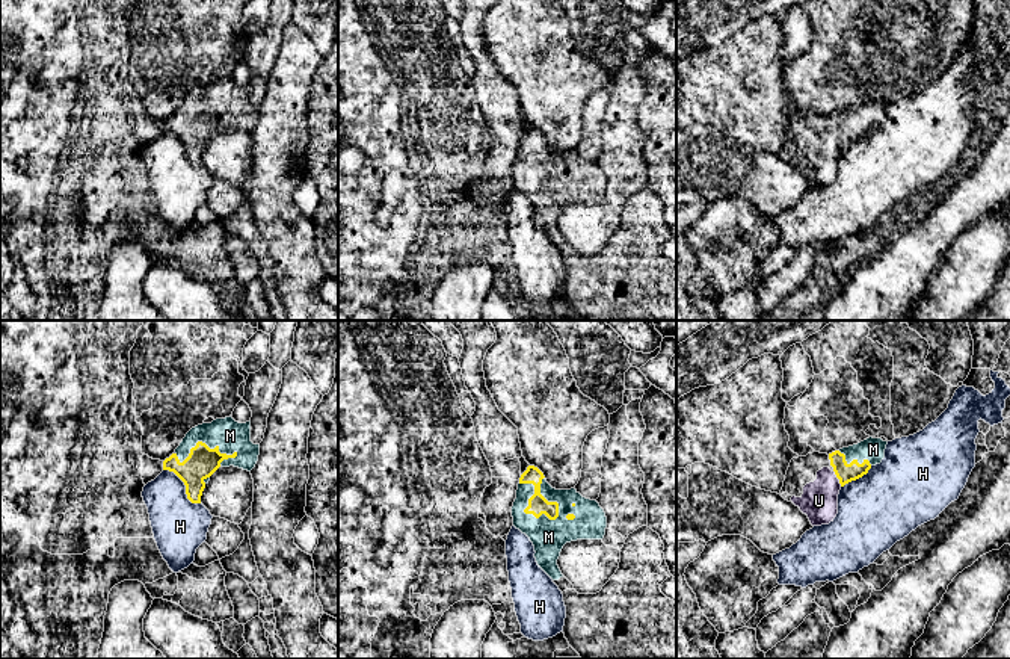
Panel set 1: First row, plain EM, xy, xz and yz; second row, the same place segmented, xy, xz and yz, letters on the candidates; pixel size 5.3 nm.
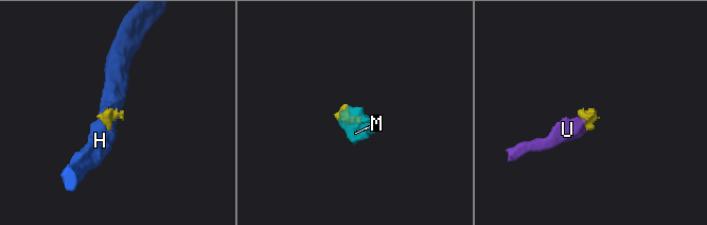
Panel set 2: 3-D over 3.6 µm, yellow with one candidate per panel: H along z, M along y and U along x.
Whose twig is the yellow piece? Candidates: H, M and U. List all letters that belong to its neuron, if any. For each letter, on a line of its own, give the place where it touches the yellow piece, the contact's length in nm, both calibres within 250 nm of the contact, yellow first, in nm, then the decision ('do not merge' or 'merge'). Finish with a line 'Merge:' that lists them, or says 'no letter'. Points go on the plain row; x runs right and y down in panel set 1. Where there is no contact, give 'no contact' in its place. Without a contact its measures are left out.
H: meets yellow in xy at (186, 148); contact 280 nm long; 160 nm thick on the yellow side, 280 nm on the other; do not merge
M: meets yellow in xz at (524, 171); contact 280 nm long; 110 nm thick on the yellow side, 190 nm on the other; merge
U: meets yellow in yz at (837, 138); contact 100 nm long; 100 nm thick on the yellow side, 190 nm on the other; merge
Merge: M, U

